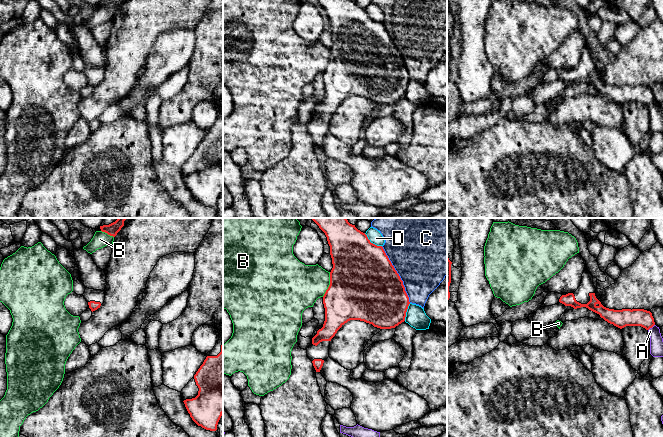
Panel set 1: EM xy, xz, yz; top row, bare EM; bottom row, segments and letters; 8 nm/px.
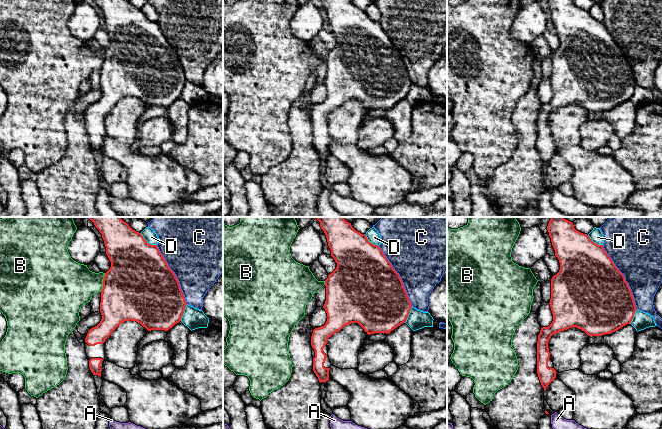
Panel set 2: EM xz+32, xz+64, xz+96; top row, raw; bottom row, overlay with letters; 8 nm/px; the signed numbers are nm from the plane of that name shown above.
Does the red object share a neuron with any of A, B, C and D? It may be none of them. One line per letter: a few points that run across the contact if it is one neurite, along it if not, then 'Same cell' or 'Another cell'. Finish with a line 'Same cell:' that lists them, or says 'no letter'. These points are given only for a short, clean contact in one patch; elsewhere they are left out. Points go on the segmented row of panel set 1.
A: Another cell
B: Another cell
C: Another cell
D: Another cell
Same cell: no letter

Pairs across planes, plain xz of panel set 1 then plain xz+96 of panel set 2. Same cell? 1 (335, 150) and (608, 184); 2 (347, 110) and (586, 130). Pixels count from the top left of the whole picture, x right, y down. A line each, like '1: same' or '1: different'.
1: same
2: different

